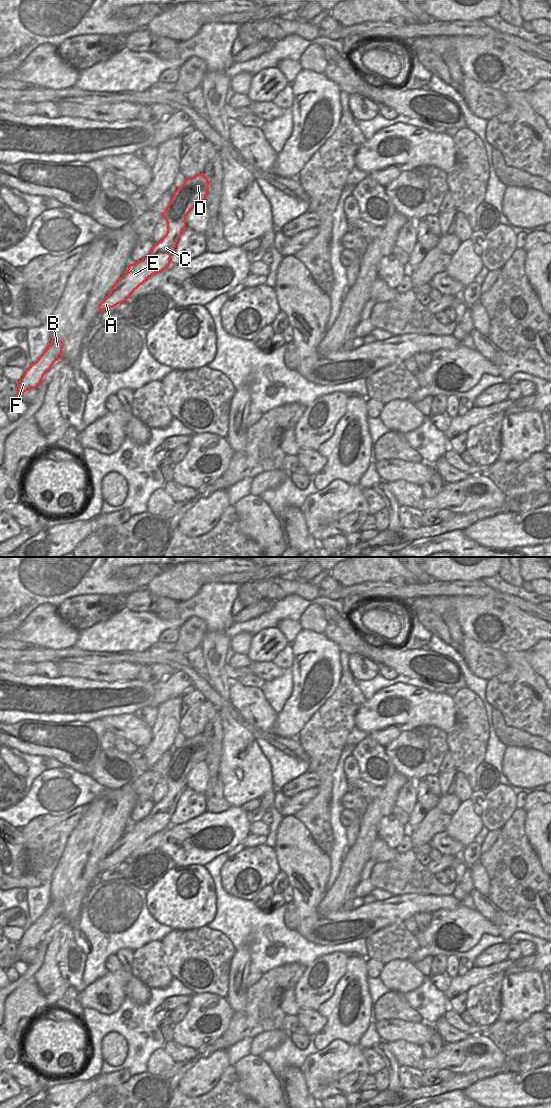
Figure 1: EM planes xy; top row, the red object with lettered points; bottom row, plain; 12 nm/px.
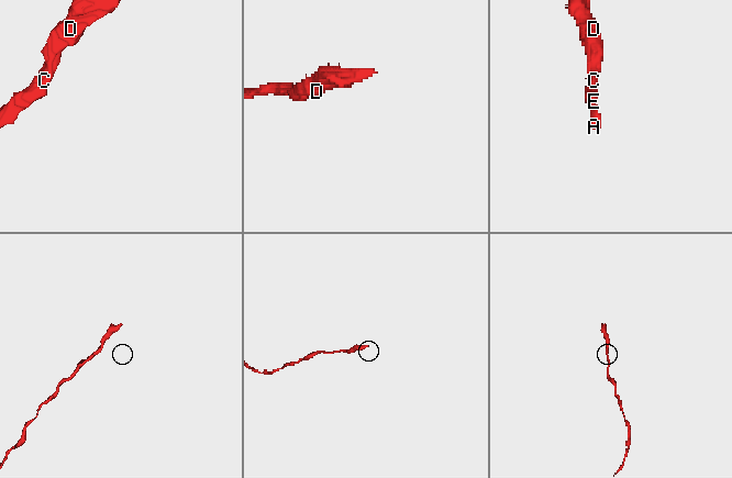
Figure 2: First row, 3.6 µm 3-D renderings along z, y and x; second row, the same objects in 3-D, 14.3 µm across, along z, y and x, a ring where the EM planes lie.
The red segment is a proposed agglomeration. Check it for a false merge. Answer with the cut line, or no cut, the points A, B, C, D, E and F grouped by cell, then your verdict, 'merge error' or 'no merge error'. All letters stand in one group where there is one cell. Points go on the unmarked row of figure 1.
cut none; groups A B C D E F; no merge error

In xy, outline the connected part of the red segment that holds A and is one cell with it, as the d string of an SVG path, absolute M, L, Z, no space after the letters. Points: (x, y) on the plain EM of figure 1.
M203 733L186 738L178 748L162 776L167 782L167 793L154 804L147 817L139 822L129 824L126 833L112 847L110 853L100 863L101 872L117 866L152 835L163 832L170 826L170 818L177 802L186 788L186 776L200 761L204 761L209 749L209 741Z

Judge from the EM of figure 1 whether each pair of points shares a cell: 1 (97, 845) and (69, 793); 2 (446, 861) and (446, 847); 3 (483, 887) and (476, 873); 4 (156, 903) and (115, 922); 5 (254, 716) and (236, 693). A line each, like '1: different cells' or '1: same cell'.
1: different cells
2: different cells
3: same cell
4: different cells
5: same cell

